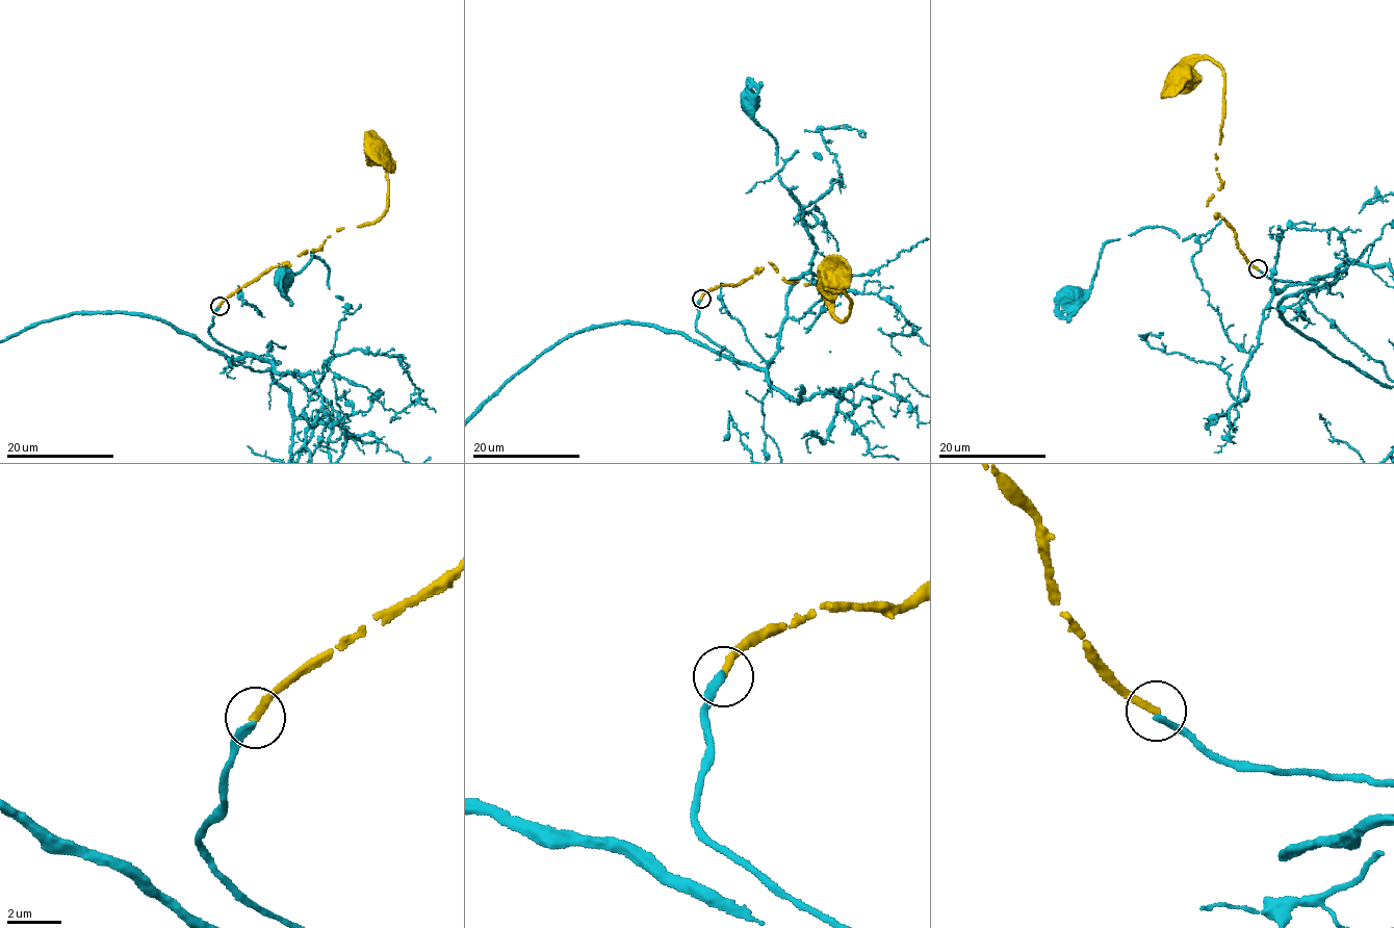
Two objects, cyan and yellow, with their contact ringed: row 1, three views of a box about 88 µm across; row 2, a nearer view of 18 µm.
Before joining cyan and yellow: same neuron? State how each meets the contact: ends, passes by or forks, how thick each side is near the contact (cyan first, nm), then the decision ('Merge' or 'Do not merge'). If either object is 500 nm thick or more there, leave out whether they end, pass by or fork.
At the ring cyan ends. At the ring yellow ends. Thickness 240 nm (cyan) against 280 nm. Do not merge

